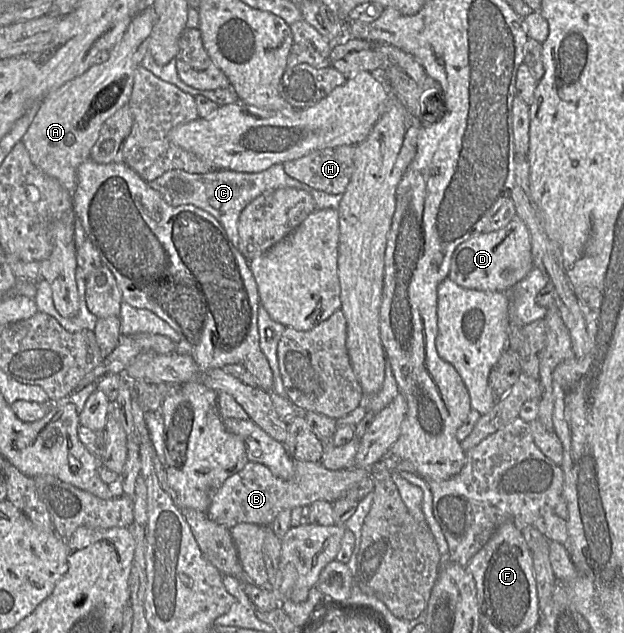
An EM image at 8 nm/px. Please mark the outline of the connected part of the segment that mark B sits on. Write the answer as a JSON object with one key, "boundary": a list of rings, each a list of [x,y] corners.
{"boundary":[[[294,460],[292,479],[283,480],[273,475],[265,465],[249,461],[242,470],[227,478],[214,493],[206,515],[228,529],[242,523],[271,526],[283,510],[309,506],[318,500],[333,503],[367,476],[367,469],[353,467],[331,471],[320,462]]]}

